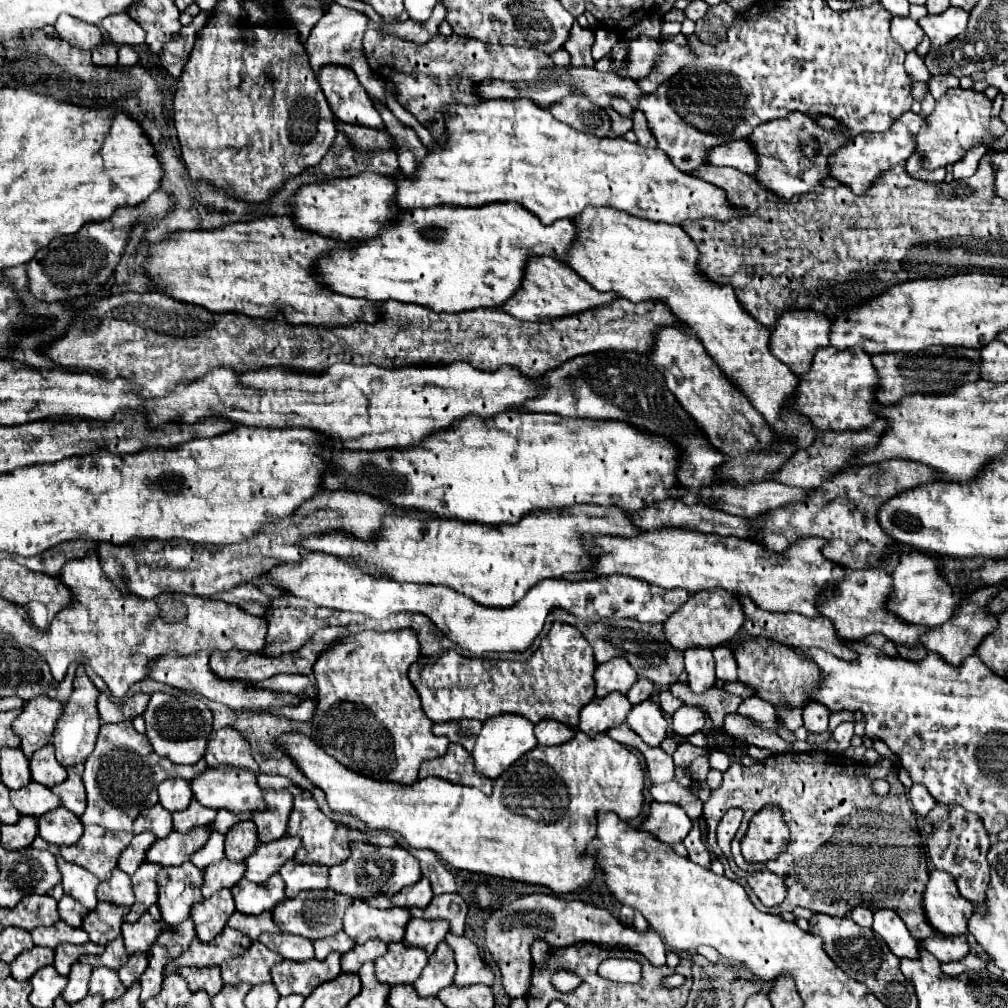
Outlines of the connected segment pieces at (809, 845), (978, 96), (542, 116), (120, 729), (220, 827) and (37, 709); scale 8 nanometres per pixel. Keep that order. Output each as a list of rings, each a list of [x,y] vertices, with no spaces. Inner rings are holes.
[[[791,751],[781,755],[771,755],[751,767],[741,763],[733,763],[723,773],[723,785],[711,791],[709,801],[703,805],[703,817],[723,817],[723,813],[731,807],[741,807],[745,811],[745,829],[751,817],[763,807],[775,803],[783,809],[785,821],[791,827],[791,841],[787,851],[783,853],[783,867],[769,867],[775,875],[779,875],[787,885],[787,899],[777,907],[779,911],[791,911],[793,907],[807,907],[815,913],[823,913],[823,901],[819,901],[819,893],[815,893],[815,881],[811,881],[811,889],[803,889],[803,877],[799,877],[799,865],[803,865],[803,857],[811,857],[811,853],[819,853],[827,841],[831,841],[831,833],[835,833],[835,825],[843,825],[851,813],[857,809],[875,809],[875,813],[891,813],[891,817],[899,817],[903,825],[903,841],[899,845],[915,845],[915,813],[909,807],[907,791],[903,783],[897,779],[895,767],[889,759],[879,759],[877,765],[857,763],[847,759],[841,753],[825,753],[825,751]],[[887,779],[891,785],[889,793],[877,795],[873,793],[873,781]]]
[[[957,87],[949,89],[937,101],[935,111],[927,117],[927,127],[915,137],[915,151],[921,153],[925,169],[947,167],[961,161],[965,151],[975,145],[983,143],[987,149],[991,149],[991,141],[995,141],[995,137],[1003,137],[1003,133],[1007,133],[1007,125],[1003,125],[1001,117],[993,117],[993,101],[985,93]]]
[[[491,99],[491,101],[483,101],[479,105],[447,105],[445,109],[445,125],[447,125],[447,143],[439,145],[439,149],[429,149],[429,155],[423,159],[423,163],[419,165],[415,179],[405,179],[405,177],[397,177],[397,193],[395,193],[395,201],[401,209],[415,209],[415,207],[433,207],[433,205],[459,205],[459,207],[481,207],[493,201],[515,201],[519,205],[523,205],[527,211],[531,211],[533,215],[537,215],[543,225],[551,225],[559,219],[573,219],[579,213],[583,213],[585,207],[593,205],[593,207],[613,207],[619,211],[625,211],[633,217],[641,217],[641,219],[649,219],[649,221],[663,221],[663,223],[675,223],[681,225],[683,221],[699,221],[699,219],[713,219],[719,223],[731,221],[735,217],[741,215],[739,209],[735,209],[729,201],[727,195],[723,195],[723,189],[697,179],[689,173],[679,173],[679,169],[675,169],[675,165],[671,165],[671,159],[667,157],[667,153],[663,153],[663,149],[655,147],[655,149],[643,149],[639,143],[629,143],[623,137],[617,139],[599,139],[599,137],[591,137],[587,133],[579,133],[575,129],[571,129],[569,125],[563,125],[561,121],[555,121],[555,117],[551,117],[551,111],[529,101],[529,99]]]
[[[131,721],[105,723],[101,727],[95,751],[85,761],[83,783],[87,789],[87,809],[81,815],[83,825],[101,825],[107,831],[131,831],[135,817],[157,803],[157,785],[159,781],[181,777],[195,779],[201,771],[207,769],[207,763],[201,759],[195,765],[177,765],[153,753],[151,743],[145,735],[137,733]]]
[[[219,811],[217,813],[217,819],[209,825],[209,833],[227,833],[227,829],[231,827],[231,825],[235,825],[235,823],[239,823],[239,821],[247,821],[247,819],[251,819],[249,815],[233,815],[233,813],[227,813],[227,811]]]
[[[35,697],[27,701],[17,721],[13,721],[13,731],[21,737],[21,751],[27,757],[51,741],[59,713],[63,713],[63,703],[57,699]]]

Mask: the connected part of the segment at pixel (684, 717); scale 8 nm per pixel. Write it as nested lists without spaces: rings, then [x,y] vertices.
[[[683,705],[679,711],[675,711],[673,715],[673,731],[677,735],[693,735],[697,731],[701,731],[705,725],[705,713],[699,707],[691,707],[691,705]]]

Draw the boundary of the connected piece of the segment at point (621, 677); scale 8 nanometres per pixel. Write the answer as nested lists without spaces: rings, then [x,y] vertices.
[[[613,657],[611,661],[597,665],[595,669],[595,693],[597,697],[605,697],[611,691],[627,693],[629,687],[637,681],[635,669],[623,661],[623,657]]]

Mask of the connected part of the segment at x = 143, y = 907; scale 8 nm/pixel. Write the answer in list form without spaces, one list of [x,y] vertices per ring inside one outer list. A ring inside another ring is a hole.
[[[145,861],[143,865],[139,865],[135,875],[131,877],[135,903],[131,905],[131,911],[125,915],[125,923],[135,923],[157,901],[155,877],[157,877],[159,871],[161,871],[161,865]]]

